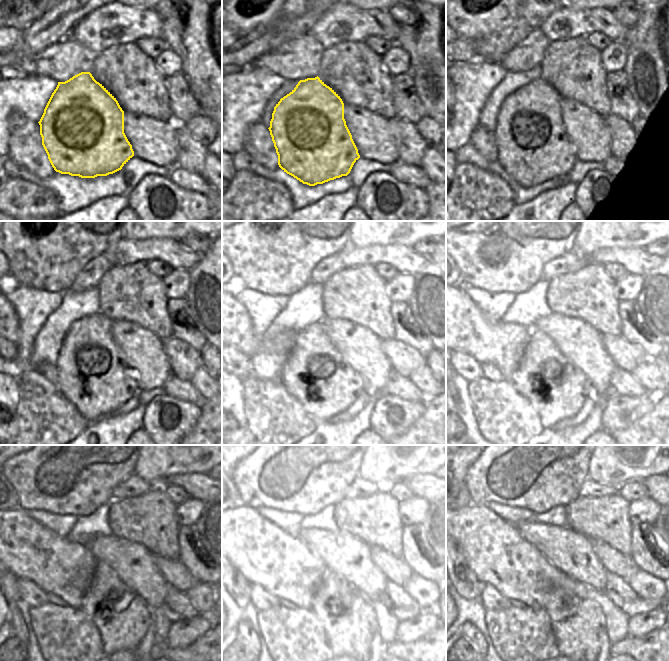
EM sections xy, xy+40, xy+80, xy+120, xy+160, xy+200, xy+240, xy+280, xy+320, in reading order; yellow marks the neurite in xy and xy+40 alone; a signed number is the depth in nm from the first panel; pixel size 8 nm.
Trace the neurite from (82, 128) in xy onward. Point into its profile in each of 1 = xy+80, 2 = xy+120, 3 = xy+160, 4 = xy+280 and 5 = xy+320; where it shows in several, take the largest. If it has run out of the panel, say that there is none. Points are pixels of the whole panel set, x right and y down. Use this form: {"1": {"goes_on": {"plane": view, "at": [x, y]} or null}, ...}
{"1": {"goes_on": {"plane": "xy+80", "at": [534, 148]}}, "2": {"goes_on": {"plane": "xy+120", "at": [89, 372]}}, "3": {"goes_on": {"plane": "xy+160", "at": [315, 373]}}, "4": {"goes_on": {"plane": "xy+280", "at": [349, 620]}}, "5": {"goes_on": {"plane": "xy+320", "at": [576, 623]}}}

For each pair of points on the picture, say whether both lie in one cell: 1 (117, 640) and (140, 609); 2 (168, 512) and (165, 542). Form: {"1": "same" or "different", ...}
{"1": "same", "2": "same"}

